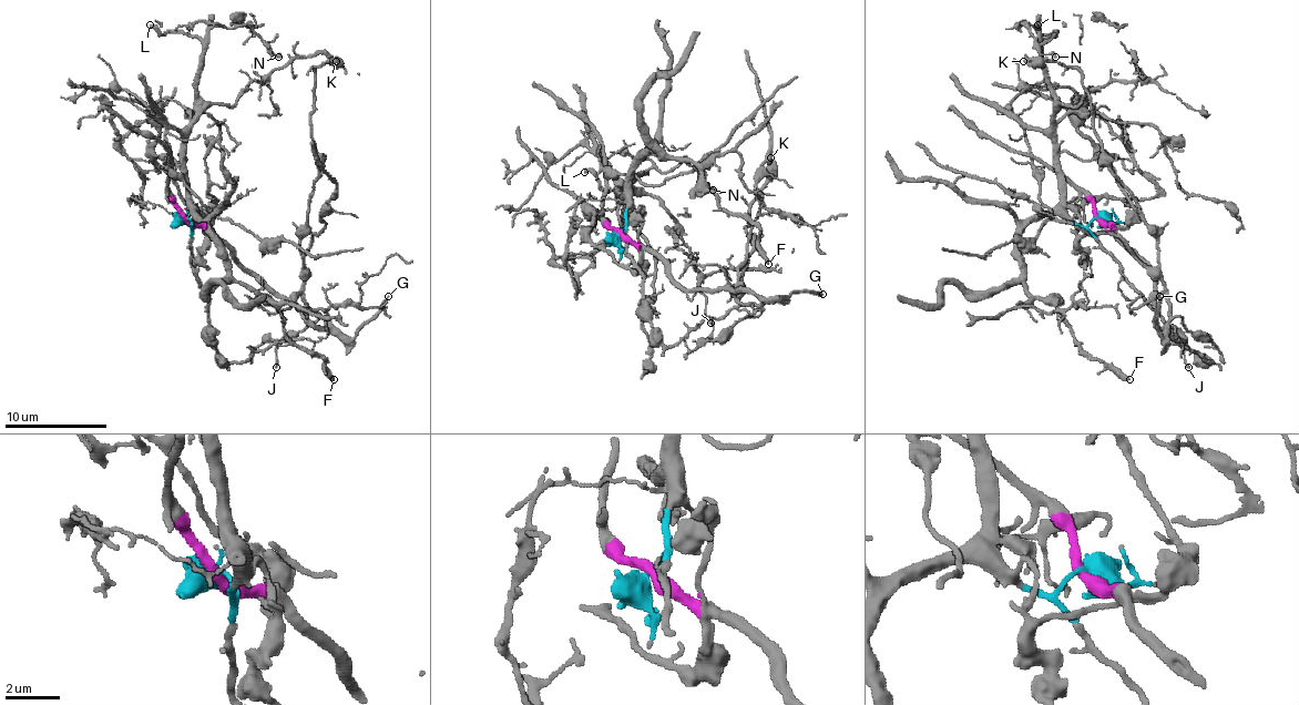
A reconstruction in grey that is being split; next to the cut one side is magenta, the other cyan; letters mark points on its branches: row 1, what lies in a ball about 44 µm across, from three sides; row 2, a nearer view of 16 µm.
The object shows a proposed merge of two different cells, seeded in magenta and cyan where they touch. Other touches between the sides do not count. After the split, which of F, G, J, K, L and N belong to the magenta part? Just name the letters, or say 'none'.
G, K

